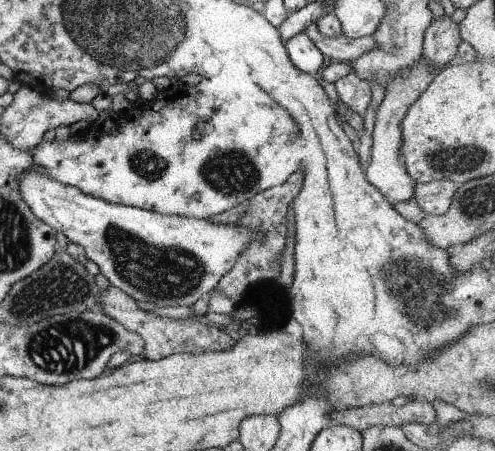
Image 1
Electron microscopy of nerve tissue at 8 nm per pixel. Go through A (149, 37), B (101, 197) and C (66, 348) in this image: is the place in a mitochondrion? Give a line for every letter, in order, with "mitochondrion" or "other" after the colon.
A: mitochondrion
B: other
C: mitochondrion

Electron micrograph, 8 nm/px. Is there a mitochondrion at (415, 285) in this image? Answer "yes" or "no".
yes

